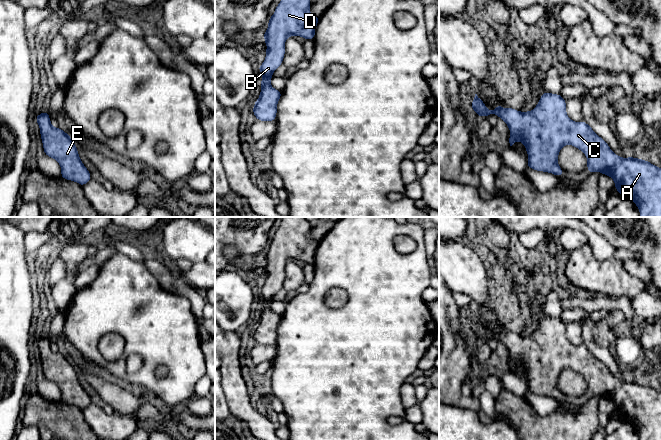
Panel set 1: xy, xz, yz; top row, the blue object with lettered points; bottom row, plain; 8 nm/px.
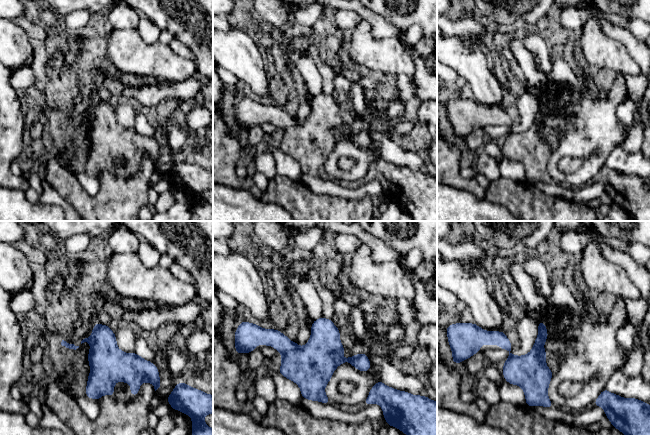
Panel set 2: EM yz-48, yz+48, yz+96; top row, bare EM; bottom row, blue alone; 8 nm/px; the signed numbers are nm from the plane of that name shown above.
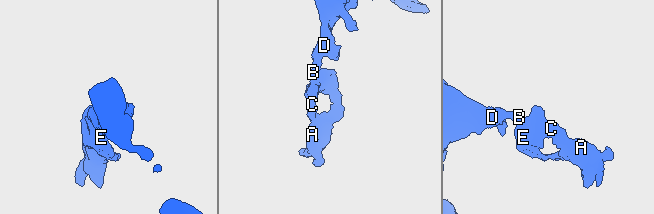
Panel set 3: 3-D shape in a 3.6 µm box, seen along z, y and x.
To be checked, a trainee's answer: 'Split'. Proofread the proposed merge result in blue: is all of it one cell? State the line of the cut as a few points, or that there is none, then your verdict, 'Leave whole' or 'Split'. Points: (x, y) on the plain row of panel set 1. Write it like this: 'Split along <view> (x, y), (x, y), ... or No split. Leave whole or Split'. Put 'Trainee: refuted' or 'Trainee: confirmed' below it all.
No split. Leave whole
Trainee: refuted

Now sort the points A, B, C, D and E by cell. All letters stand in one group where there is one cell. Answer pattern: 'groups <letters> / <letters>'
groups A B C D E

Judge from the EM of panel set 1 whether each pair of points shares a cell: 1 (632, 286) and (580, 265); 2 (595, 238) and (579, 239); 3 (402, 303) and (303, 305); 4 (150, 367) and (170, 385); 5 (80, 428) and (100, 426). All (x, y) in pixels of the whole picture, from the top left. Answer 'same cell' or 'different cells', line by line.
1: same cell
2: different cells
3: same cell
4: same cell
5: different cells

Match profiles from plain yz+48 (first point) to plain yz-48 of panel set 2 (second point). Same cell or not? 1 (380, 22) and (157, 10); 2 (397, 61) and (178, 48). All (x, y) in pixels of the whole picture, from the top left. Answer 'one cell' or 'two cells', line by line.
1: two cells
2: two cells

